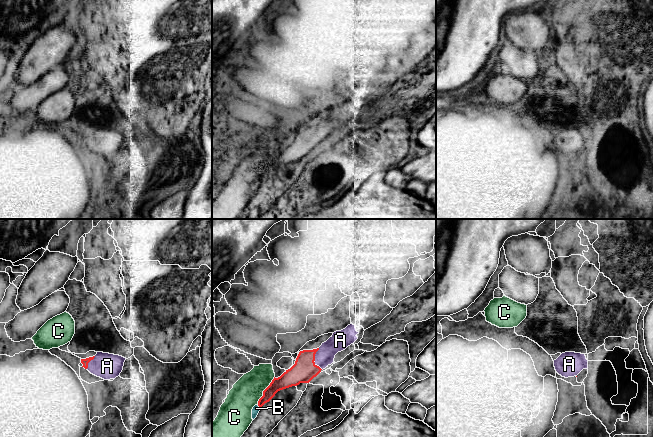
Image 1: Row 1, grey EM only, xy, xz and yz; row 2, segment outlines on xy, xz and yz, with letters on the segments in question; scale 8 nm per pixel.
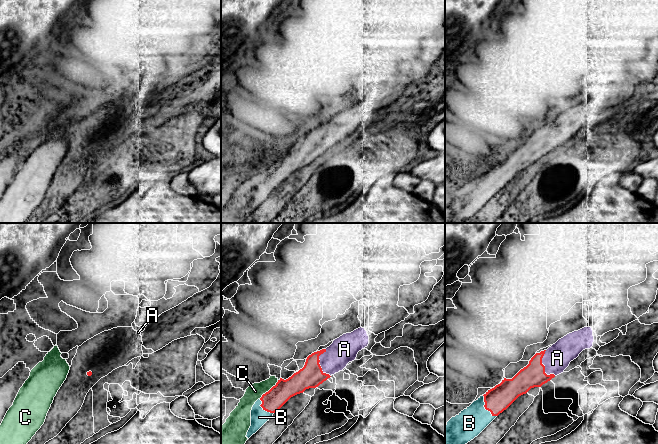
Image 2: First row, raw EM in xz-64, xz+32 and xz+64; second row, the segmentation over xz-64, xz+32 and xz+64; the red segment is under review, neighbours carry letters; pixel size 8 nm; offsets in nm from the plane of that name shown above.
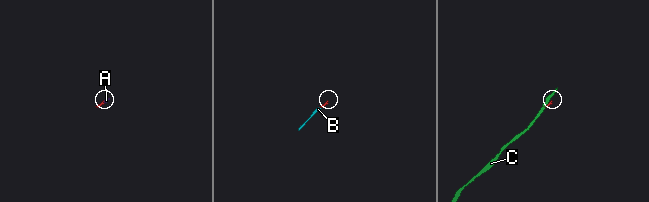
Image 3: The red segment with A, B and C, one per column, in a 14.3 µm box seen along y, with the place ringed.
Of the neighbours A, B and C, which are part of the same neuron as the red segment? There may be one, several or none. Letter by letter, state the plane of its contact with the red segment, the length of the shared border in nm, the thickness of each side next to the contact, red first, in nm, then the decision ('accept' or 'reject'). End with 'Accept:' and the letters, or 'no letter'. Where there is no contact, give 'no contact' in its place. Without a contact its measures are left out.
A: xz | 180 nm | 190/150 nm | accept
B: xz | 40 nm | 110/60 nm | accept
C: xz | 280 nm | 140/240 nm | reject
Accept: A, B

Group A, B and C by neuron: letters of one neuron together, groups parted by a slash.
A B / C

